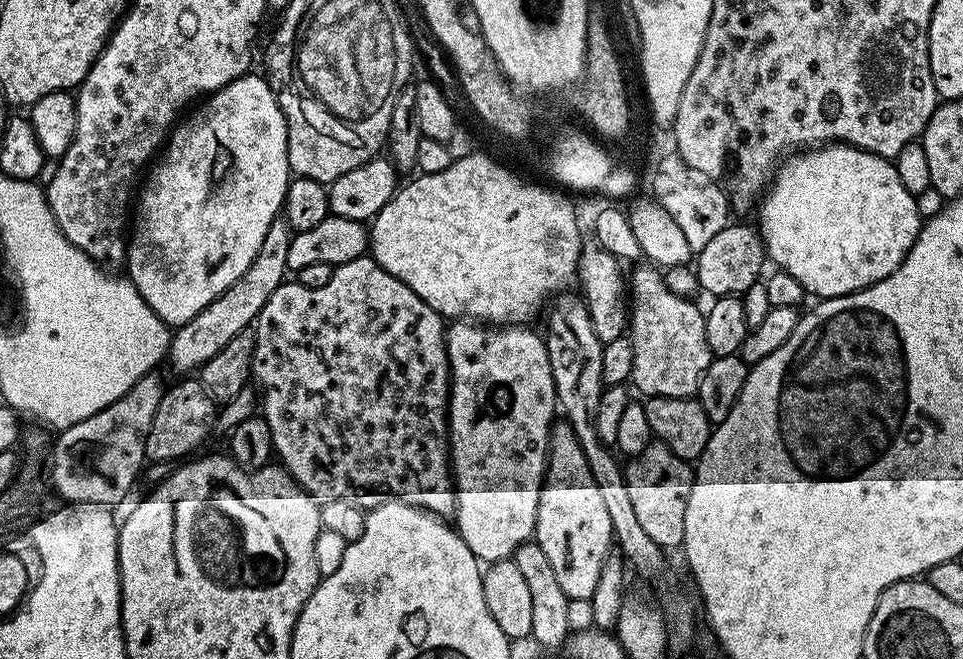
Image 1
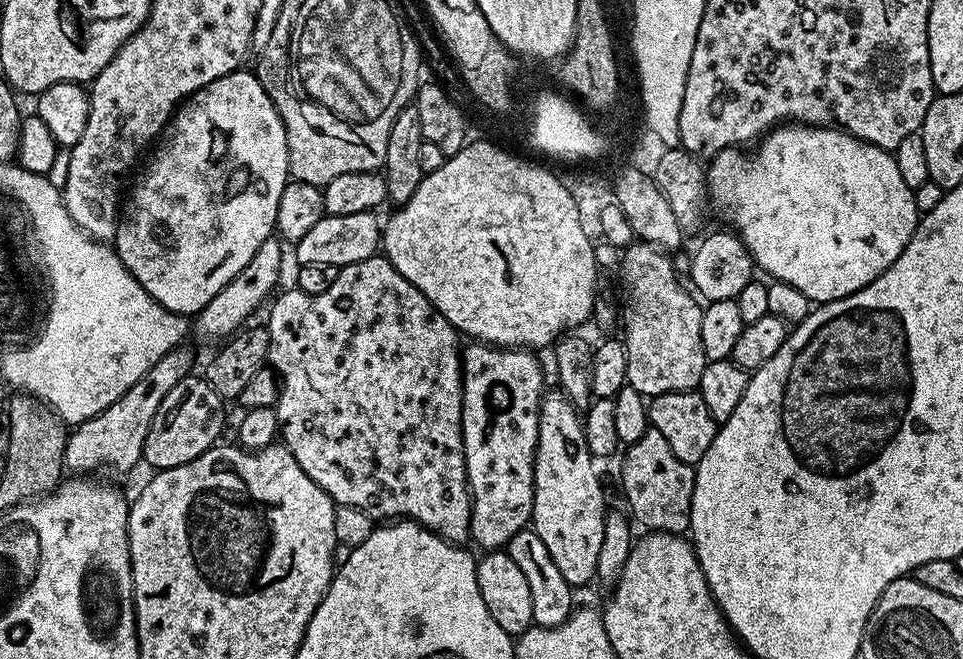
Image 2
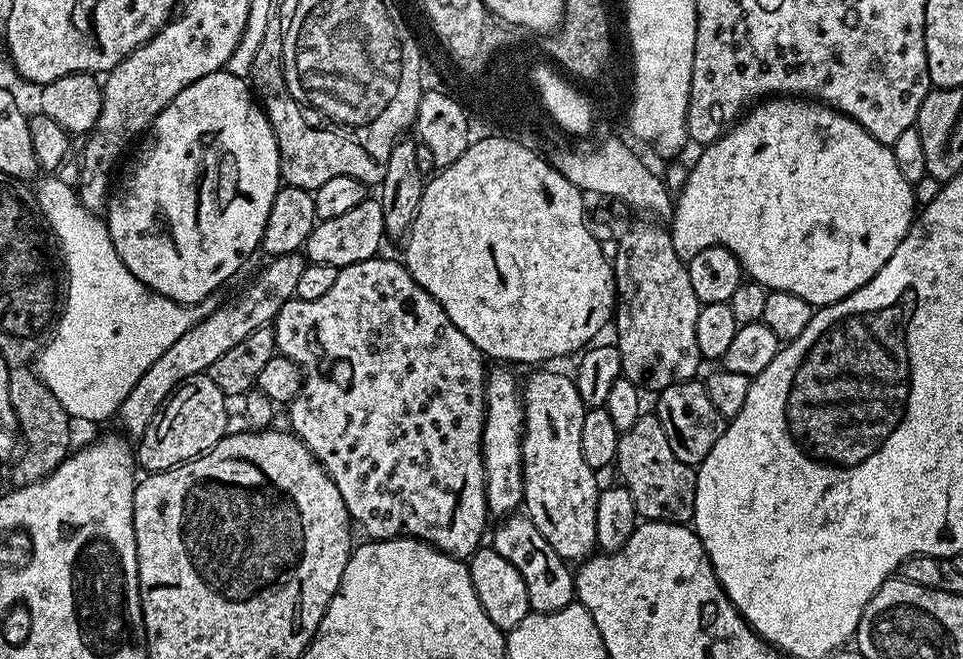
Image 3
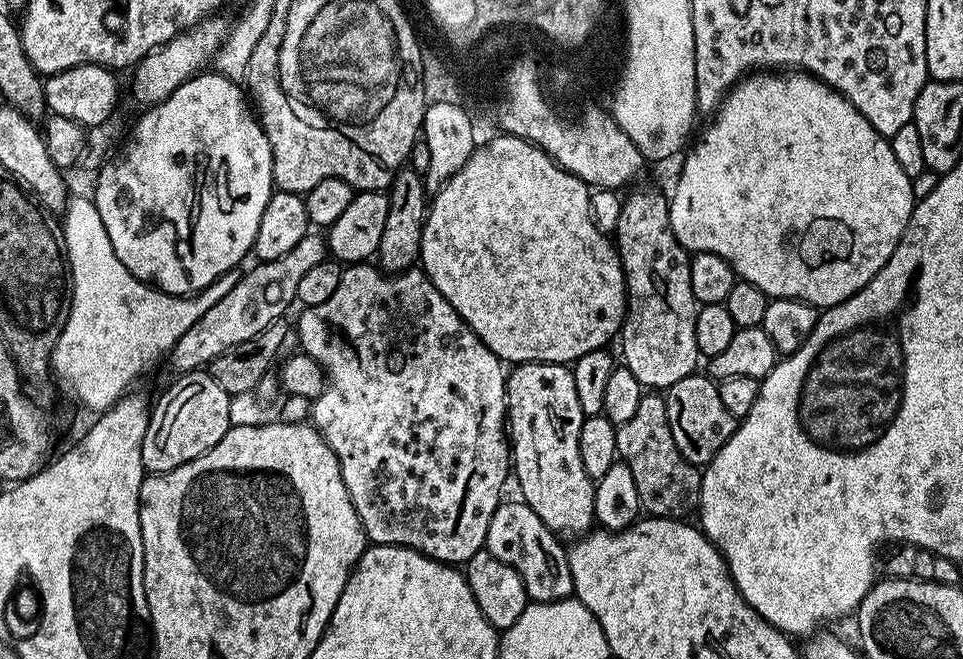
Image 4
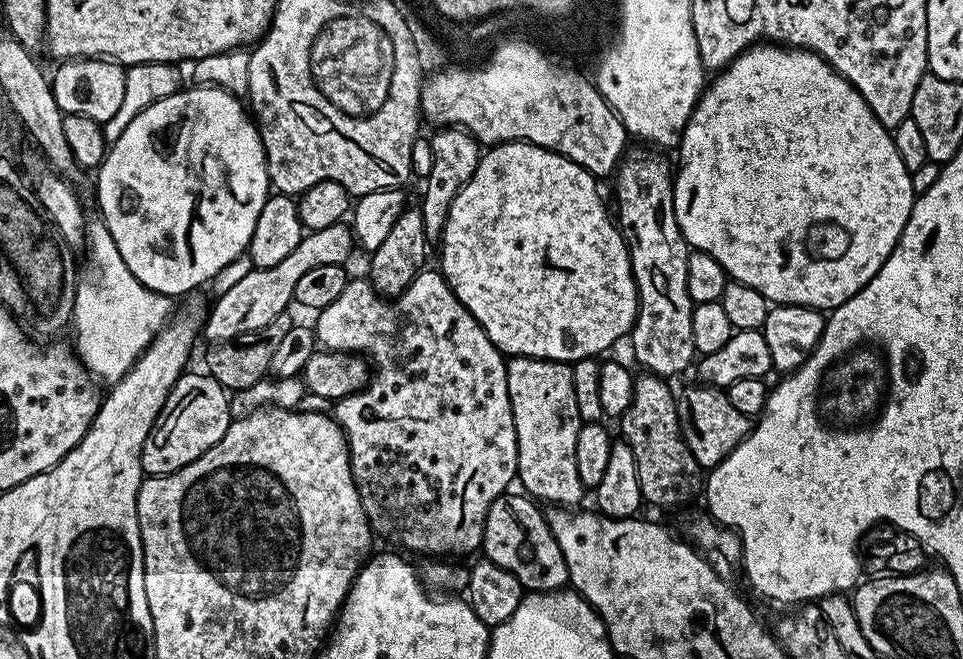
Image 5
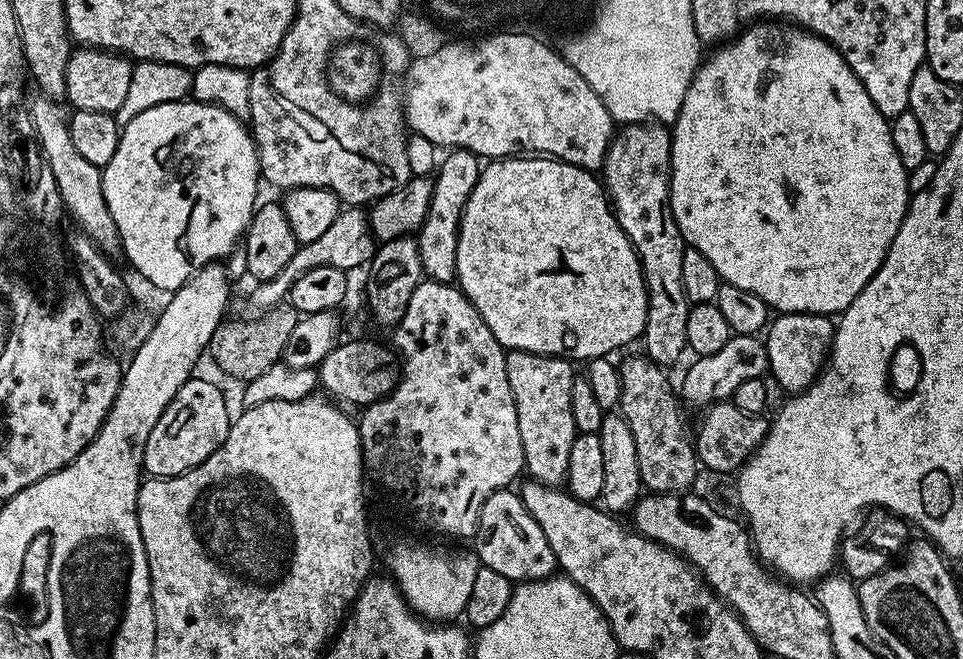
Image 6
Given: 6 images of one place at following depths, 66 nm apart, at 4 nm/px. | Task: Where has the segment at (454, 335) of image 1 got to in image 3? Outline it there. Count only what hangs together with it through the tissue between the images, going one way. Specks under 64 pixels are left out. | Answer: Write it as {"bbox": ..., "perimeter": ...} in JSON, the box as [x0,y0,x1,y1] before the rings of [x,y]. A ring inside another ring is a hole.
{"bbox":[484,366,524,518],"perimeter":[[[496,366],[487,373],[484,385],[484,481],[488,510],[496,518],[515,513],[524,502],[524,398],[521,381],[516,381],[511,370],[508,366]]]}

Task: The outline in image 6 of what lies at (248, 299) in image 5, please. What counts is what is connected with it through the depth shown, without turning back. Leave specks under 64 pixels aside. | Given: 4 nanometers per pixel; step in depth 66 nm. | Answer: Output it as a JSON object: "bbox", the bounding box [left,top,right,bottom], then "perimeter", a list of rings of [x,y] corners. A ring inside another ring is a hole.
{"bbox":[252,206,378,310],"perimeter":[[[360,206],[345,207],[338,214],[338,218],[334,218],[334,223],[319,238],[314,238],[314,242],[306,242],[297,247],[294,258],[290,258],[290,262],[282,266],[280,273],[274,274],[274,278],[261,280],[255,285],[256,289],[252,292],[252,304],[256,310],[270,309],[287,297],[294,282],[302,274],[306,274],[306,270],[314,270],[314,266],[334,266],[342,269],[362,266],[369,263],[377,247],[378,244],[370,231],[365,209]]]}

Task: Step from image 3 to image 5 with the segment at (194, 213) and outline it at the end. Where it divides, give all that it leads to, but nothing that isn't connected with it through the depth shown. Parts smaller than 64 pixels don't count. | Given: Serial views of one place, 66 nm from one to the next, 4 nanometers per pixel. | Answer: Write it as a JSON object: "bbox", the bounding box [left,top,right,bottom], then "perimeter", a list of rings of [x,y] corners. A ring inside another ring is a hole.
{"bbox":[96,86,268,298],"perimeter":[[[189,86],[146,105],[105,151],[96,176],[99,219],[110,230],[122,262],[152,292],[179,298],[216,276],[234,258],[245,255],[254,222],[268,201],[266,154],[256,121],[226,89]]]}

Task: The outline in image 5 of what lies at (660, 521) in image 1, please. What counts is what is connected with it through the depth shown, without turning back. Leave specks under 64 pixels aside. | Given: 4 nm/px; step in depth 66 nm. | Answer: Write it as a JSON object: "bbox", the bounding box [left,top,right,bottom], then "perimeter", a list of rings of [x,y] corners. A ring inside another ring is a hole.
{"bbox":[618,375,702,510],"perimeter":[[[637,375],[634,398],[630,398],[630,406],[626,414],[619,417],[618,424],[624,435],[621,436],[623,443],[630,446],[630,454],[634,454],[634,466],[638,466],[638,486],[644,495],[643,503],[676,510],[701,495],[702,476],[699,474],[702,469],[694,454],[690,454],[684,435],[680,432],[676,409],[678,396],[675,391],[672,393],[668,384],[671,383],[662,376]]]}

